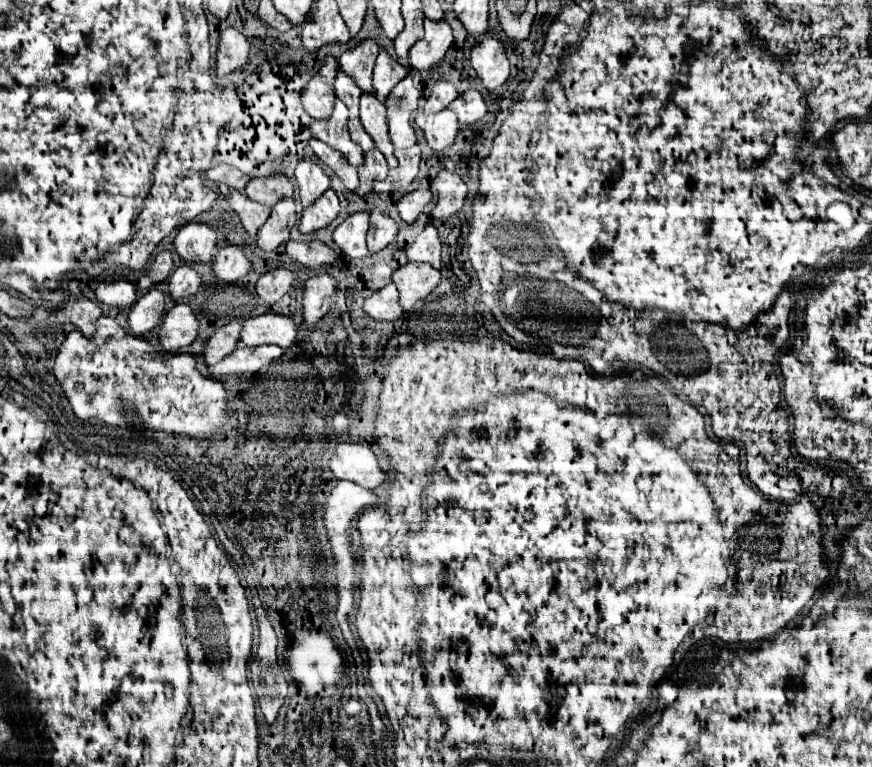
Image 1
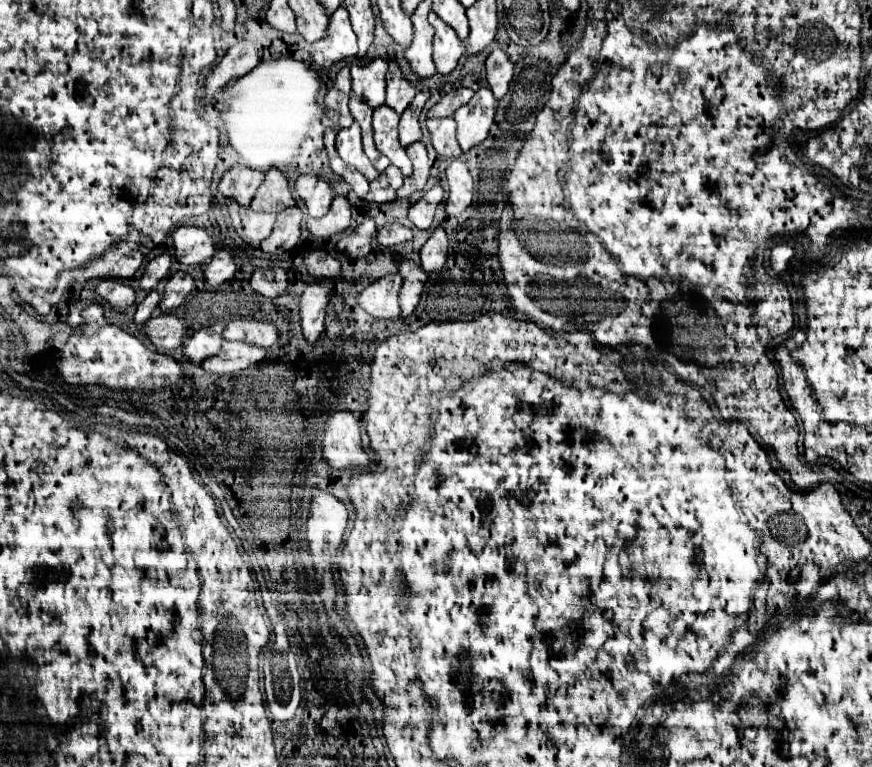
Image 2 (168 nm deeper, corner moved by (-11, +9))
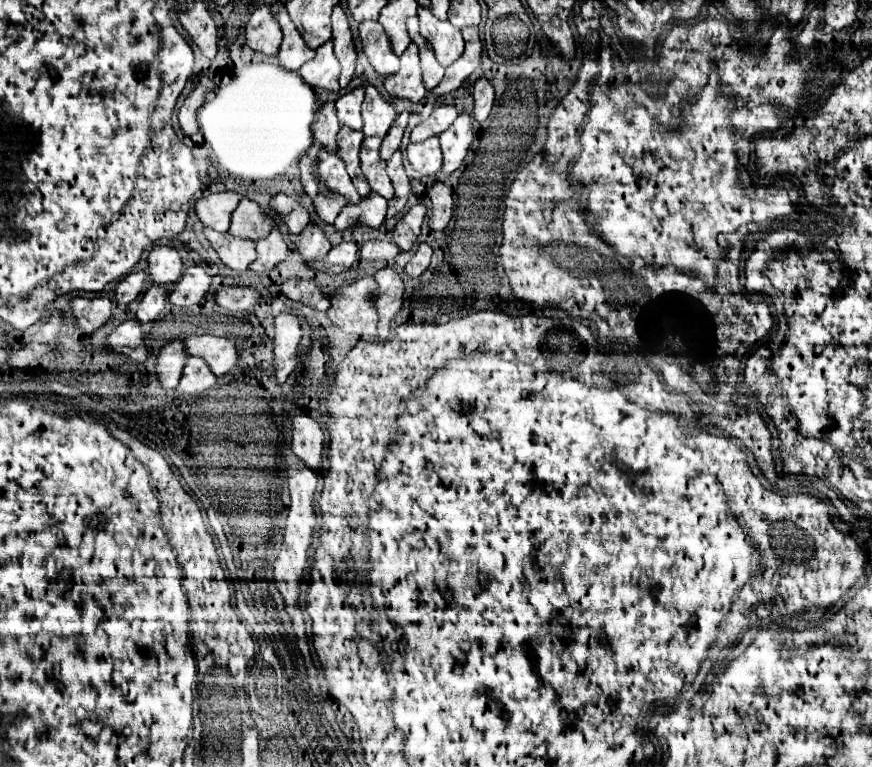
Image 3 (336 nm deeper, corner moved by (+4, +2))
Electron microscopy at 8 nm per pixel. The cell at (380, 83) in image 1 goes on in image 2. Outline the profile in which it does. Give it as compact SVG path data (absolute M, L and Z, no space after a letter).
M389 62L385 80L387 80L387 100L385 100L385 104L389 108L397 110L397 114L403 114L405 108L411 104L411 100L417 94L415 86L403 78L397 62Z

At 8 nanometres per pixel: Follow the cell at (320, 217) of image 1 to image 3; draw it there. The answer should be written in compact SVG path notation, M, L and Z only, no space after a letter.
M308 223L308 227L302 233L290 235L290 241L296 245L296 251L306 263L322 259L332 247L318 223Z

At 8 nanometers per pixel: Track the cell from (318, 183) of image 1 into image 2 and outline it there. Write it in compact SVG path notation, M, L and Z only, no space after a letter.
M299 176L295 182L295 190L299 198L305 202L309 216L321 218L327 214L333 200L333 192L331 192L331 186L323 178Z

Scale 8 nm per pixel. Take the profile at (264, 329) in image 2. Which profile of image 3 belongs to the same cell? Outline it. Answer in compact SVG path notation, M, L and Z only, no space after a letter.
M192 335L184 339L184 345L190 355L204 357L218 377L230 373L240 359L240 349L232 339L214 335Z

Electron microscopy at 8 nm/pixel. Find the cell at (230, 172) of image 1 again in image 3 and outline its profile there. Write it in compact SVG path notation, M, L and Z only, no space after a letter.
M218 191L198 199L194 209L206 227L224 233L230 227L230 217L238 203L240 203L240 195L236 191Z

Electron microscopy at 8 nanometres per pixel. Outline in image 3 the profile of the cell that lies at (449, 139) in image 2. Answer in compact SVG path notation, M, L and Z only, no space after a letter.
M430 137L422 143L408 143L406 153L412 167L426 177L436 175L442 169L442 151L438 145L438 137Z

